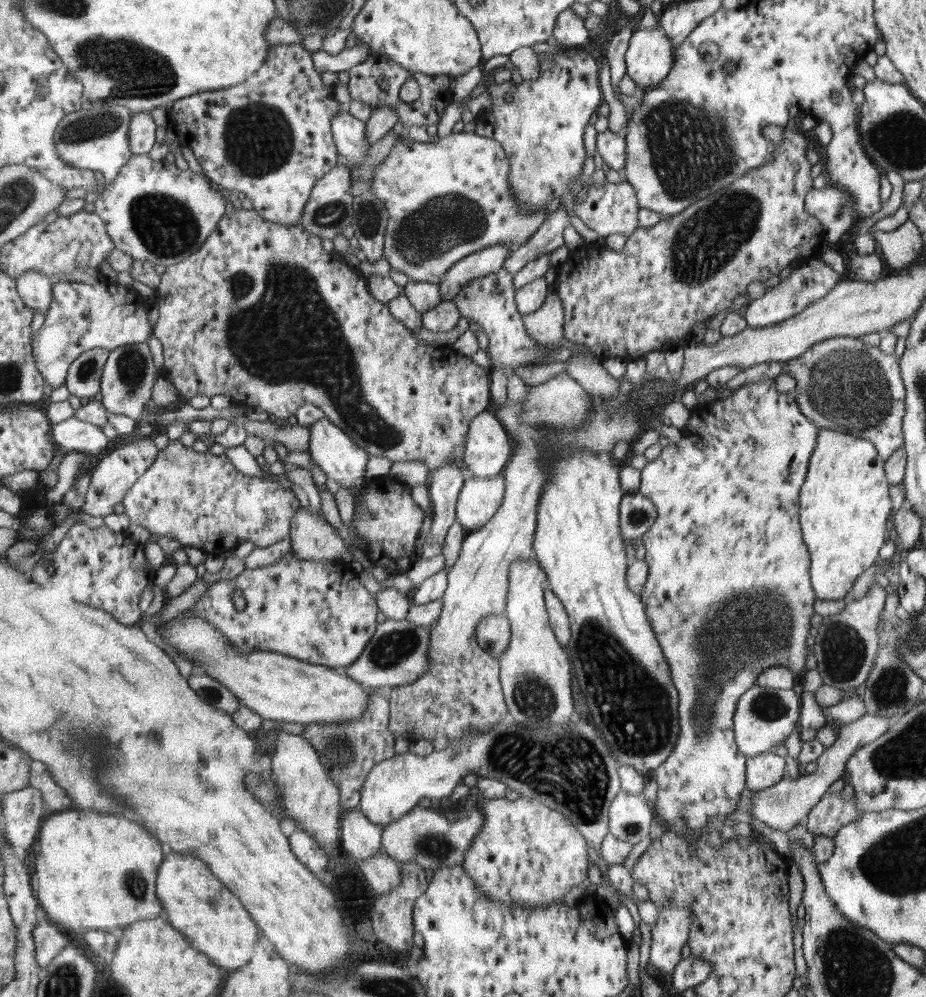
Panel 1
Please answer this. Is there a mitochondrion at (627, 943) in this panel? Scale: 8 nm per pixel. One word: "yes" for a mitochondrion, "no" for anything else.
no

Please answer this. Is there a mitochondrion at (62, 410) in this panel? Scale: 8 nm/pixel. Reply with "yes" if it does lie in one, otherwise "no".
no

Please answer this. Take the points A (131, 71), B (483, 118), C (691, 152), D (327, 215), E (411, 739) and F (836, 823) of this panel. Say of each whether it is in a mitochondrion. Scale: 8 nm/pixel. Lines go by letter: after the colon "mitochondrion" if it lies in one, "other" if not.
A: mitochondrion
B: other
C: mitochondrion
D: mitochondrion
E: other
F: other

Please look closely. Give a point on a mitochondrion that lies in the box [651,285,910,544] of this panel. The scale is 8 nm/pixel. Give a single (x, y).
(846, 386)

